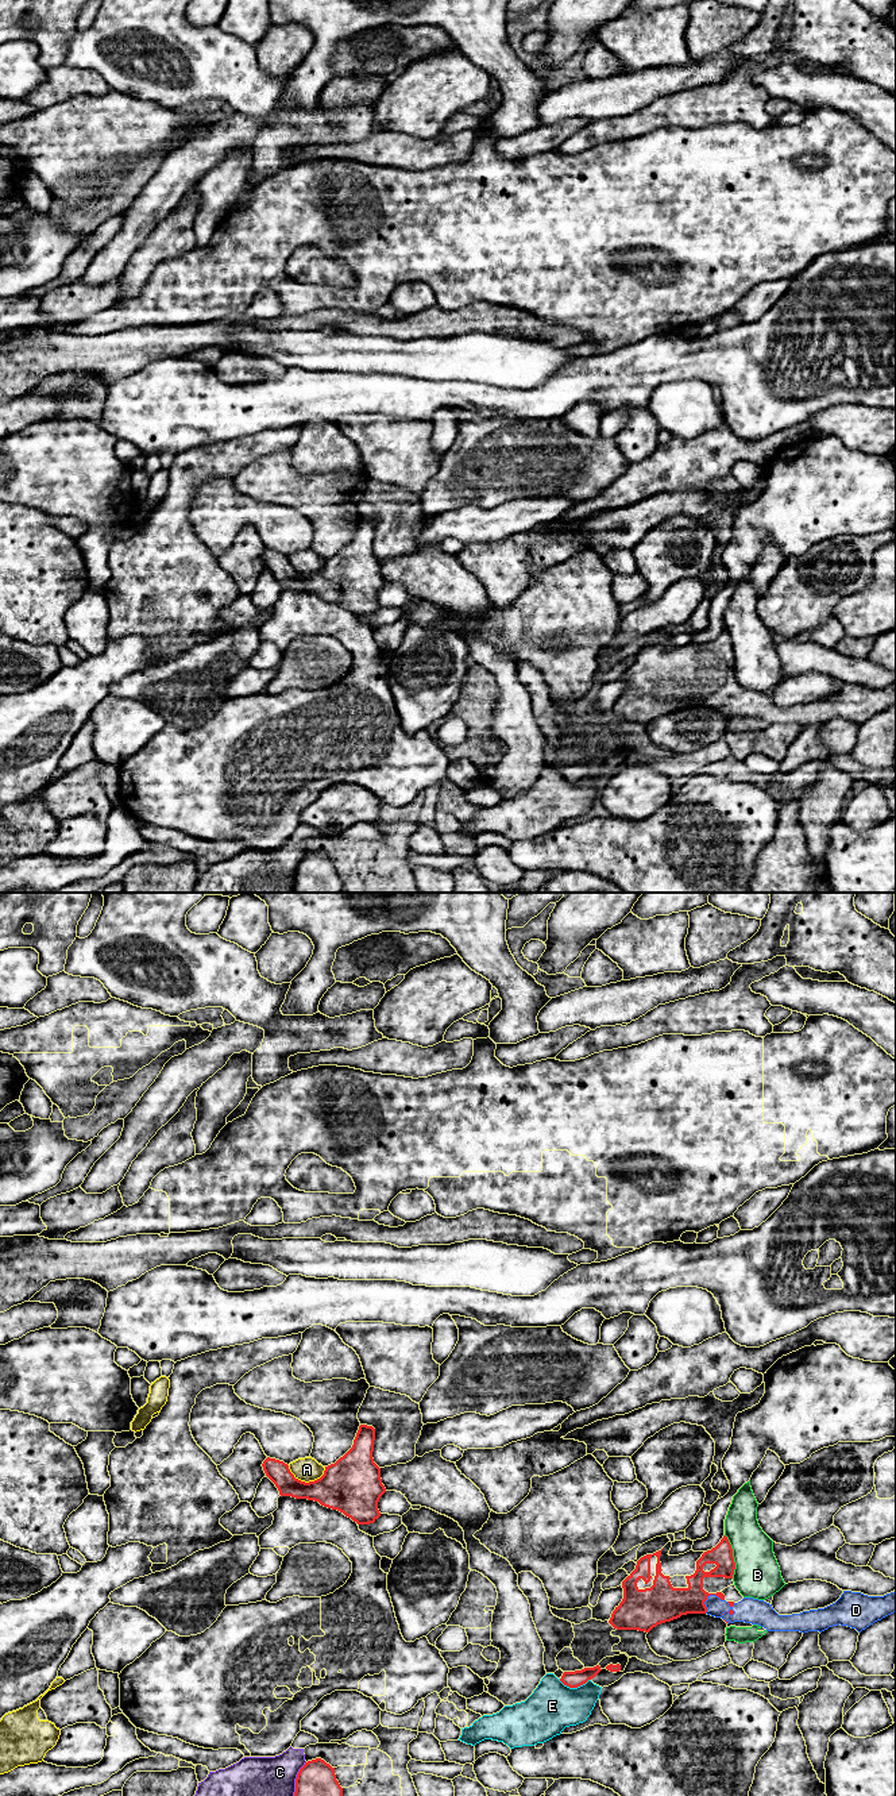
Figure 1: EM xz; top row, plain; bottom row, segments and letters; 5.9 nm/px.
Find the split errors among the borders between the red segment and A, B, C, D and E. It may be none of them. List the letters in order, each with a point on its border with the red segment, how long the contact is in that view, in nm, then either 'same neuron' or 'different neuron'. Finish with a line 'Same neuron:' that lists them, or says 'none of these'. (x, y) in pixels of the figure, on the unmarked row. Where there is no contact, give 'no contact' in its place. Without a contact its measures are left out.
A: meets red in xz at (304, 574); contact 240 nm long; different neuron
B: meets red in xz at (732, 648); contact 260 nm long; different neuron
C: meets red in xz at (296, 873); contact 240 nm long; different neuron
D: meets red in xz at (706, 690); contact 150 nm long; same neuron
E: meets red in xz at (574, 779); contact 190 nm long; different neuron
Same neuron: D

